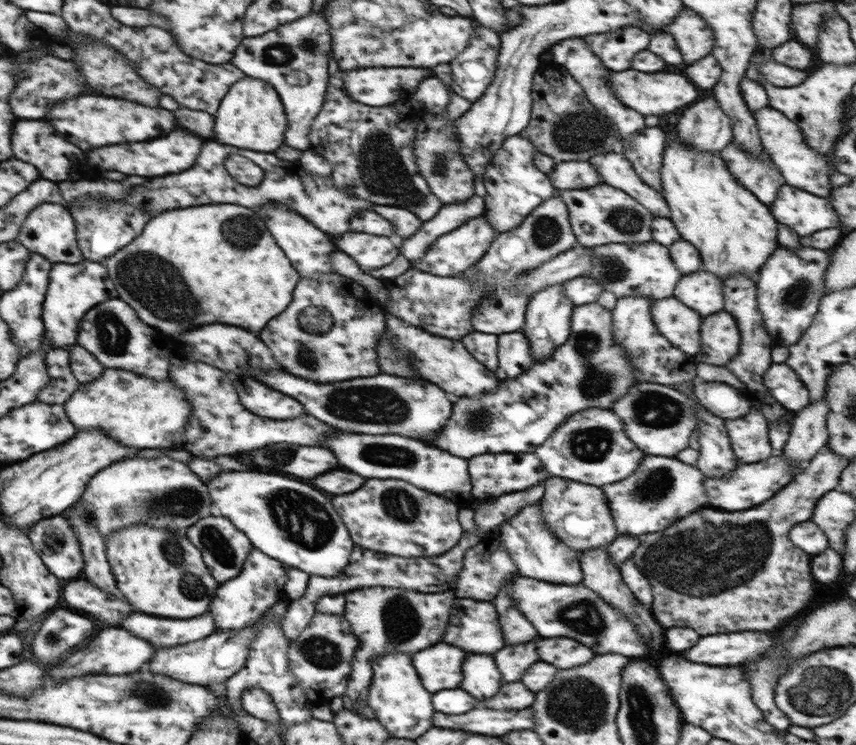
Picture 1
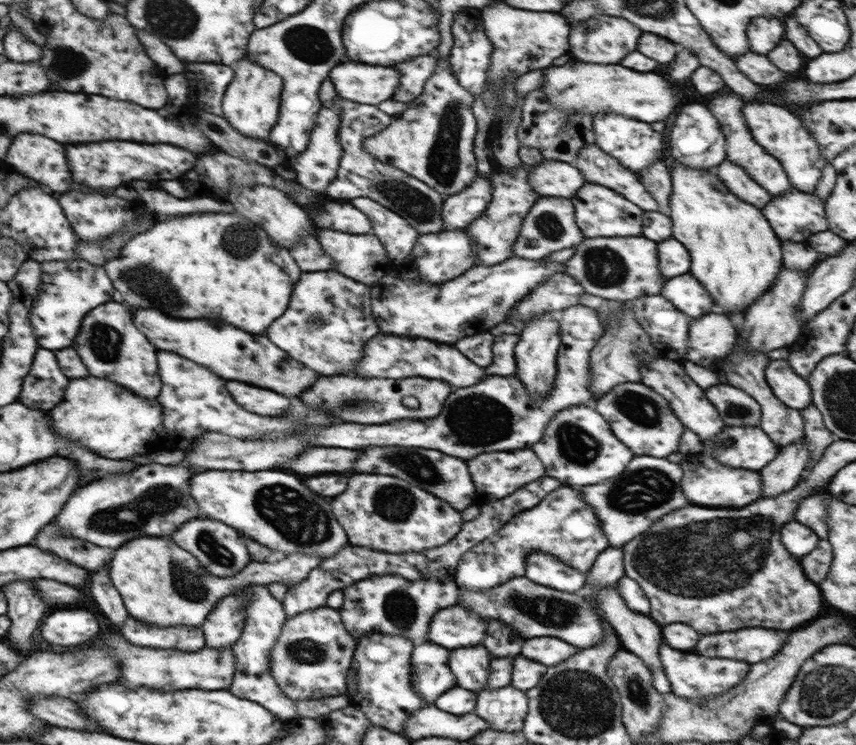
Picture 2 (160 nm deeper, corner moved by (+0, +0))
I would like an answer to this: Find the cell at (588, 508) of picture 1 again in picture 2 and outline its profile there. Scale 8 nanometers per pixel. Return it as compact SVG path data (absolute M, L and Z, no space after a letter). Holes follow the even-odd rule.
M563 484L550 491L537 505L511 518L504 527L474 545L458 561L453 579L460 589L486 591L507 580L525 576L525 560L532 551L555 556L582 574L587 573L596 557L609 547L598 517L586 505L581 492Z

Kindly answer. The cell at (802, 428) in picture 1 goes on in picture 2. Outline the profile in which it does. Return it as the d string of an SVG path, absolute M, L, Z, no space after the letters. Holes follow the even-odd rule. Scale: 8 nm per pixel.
M806 438L779 449L778 456L759 470L762 486L761 497L780 496L801 481L801 474L810 462Z

